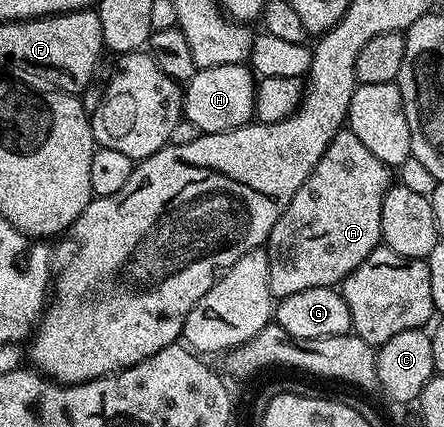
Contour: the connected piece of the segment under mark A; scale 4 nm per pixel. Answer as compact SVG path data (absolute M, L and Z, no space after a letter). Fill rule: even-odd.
M344 128L335 134L321 160L317 160L317 168L313 168L305 184L297 188L293 200L289 200L285 212L281 212L277 224L273 224L273 232L267 237L265 249L269 256L271 297L278 300L293 296L293 292L305 292L305 288L335 286L348 278L381 244L381 204L392 182L389 167L377 160L350 129Z

